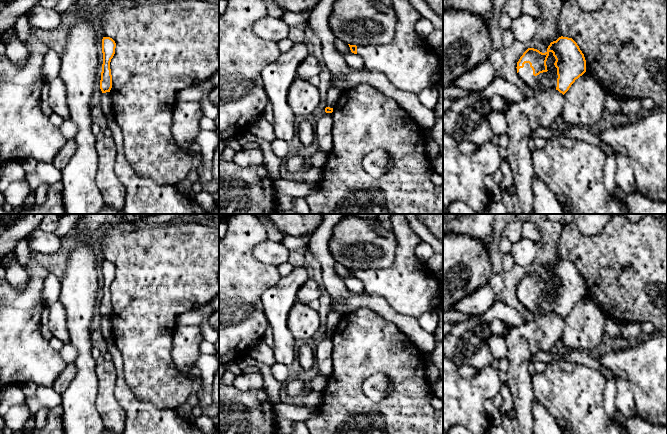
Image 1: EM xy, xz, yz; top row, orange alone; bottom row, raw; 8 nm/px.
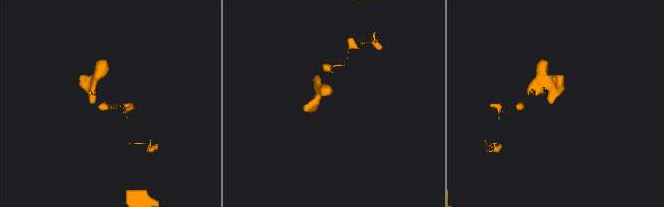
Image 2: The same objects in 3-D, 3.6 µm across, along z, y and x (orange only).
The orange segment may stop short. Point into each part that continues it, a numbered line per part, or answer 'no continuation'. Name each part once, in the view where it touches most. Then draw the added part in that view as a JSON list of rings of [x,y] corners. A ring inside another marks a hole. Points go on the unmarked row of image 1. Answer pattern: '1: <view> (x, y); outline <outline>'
1: yz (548, 303); outline [[[525,287],[523,292],[519,293],[518,299],[531,313],[557,311],[557,292],[553,290],[547,296],[540,297],[537,300],[533,299],[533,294],[529,287]],[[547,293],[548,294],[548,293]]]

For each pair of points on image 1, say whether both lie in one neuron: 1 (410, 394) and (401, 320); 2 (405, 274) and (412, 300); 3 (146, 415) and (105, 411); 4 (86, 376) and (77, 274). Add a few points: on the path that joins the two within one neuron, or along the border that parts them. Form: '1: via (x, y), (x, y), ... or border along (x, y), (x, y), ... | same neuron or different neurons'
1: border along (383, 317), (390, 320), (418, 348) | different neurons
2: via (408, 280), (412, 294) | same neuron
3: border along (115, 390), (117, 401), (125, 413), (125, 423) | different neurons
4: via (84, 351), (84, 346), (79, 337), (78, 299) | same neuron

